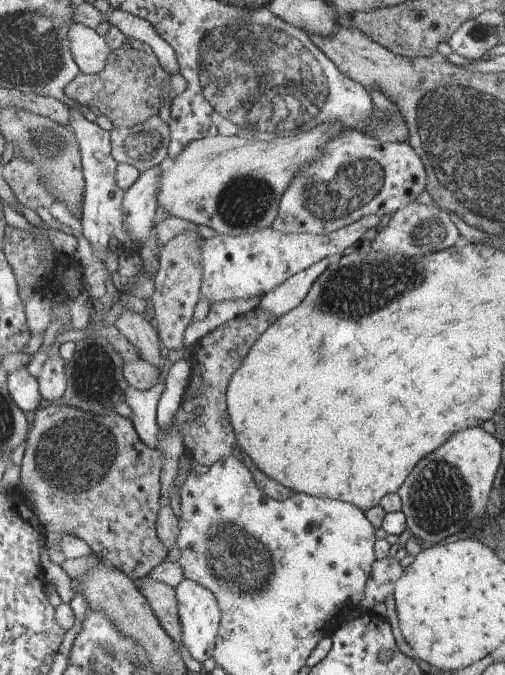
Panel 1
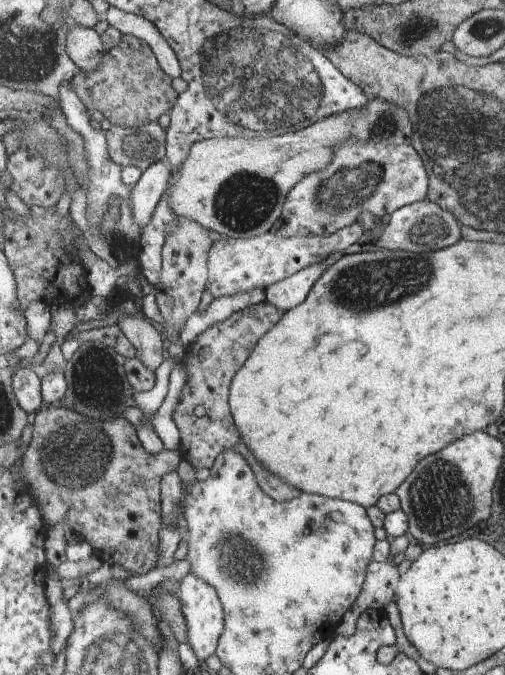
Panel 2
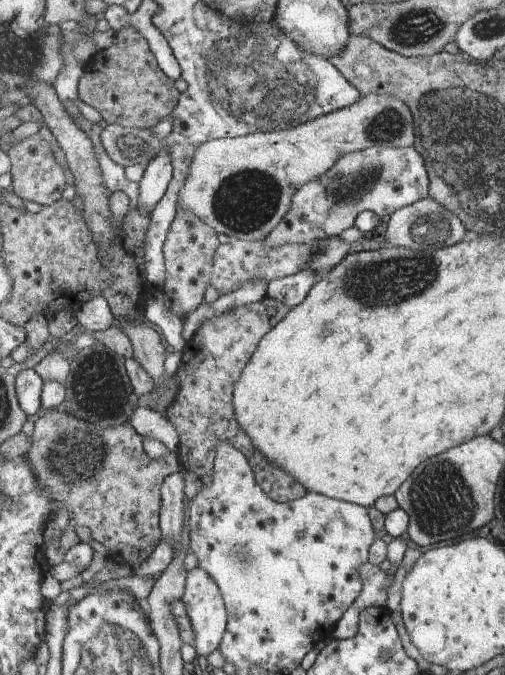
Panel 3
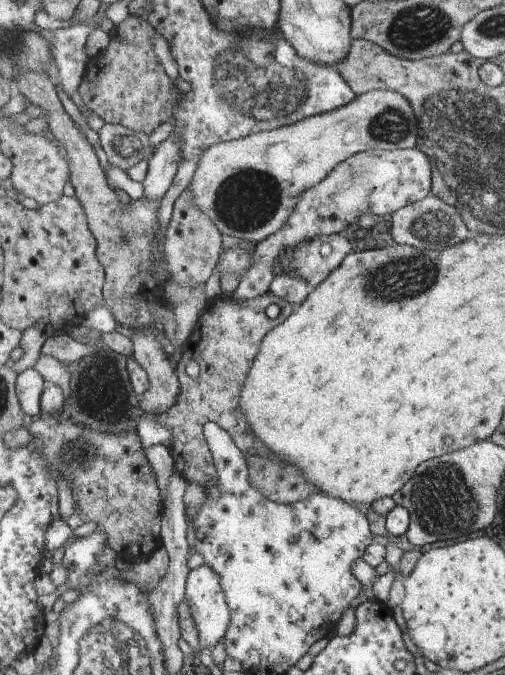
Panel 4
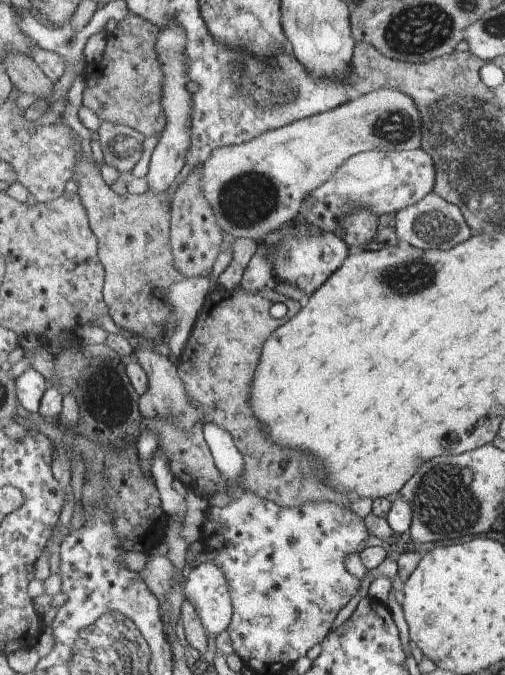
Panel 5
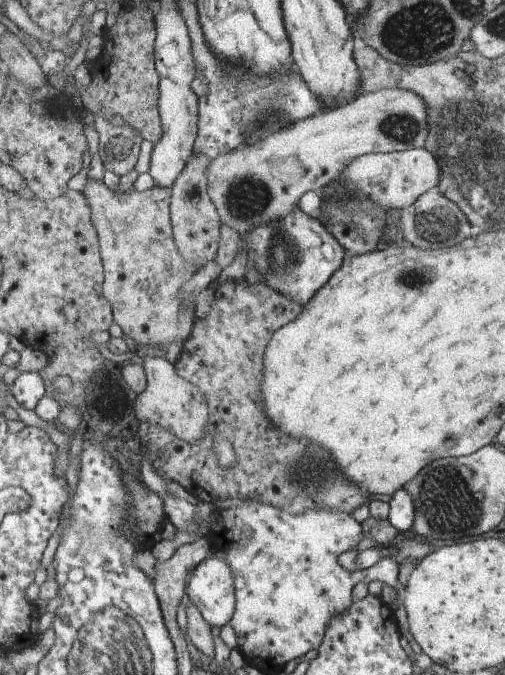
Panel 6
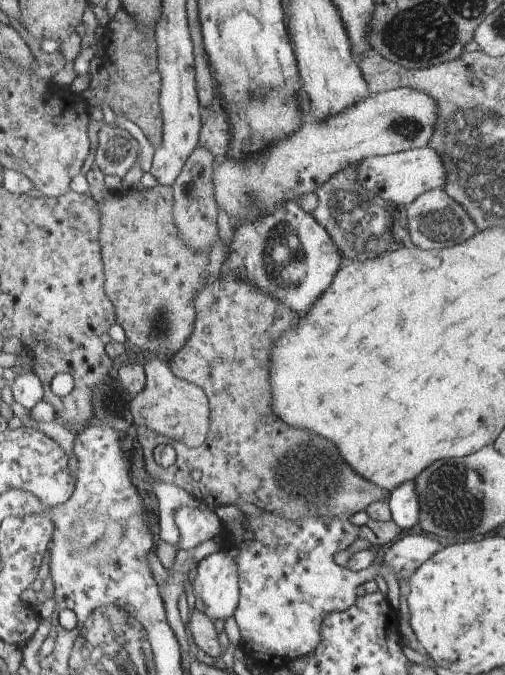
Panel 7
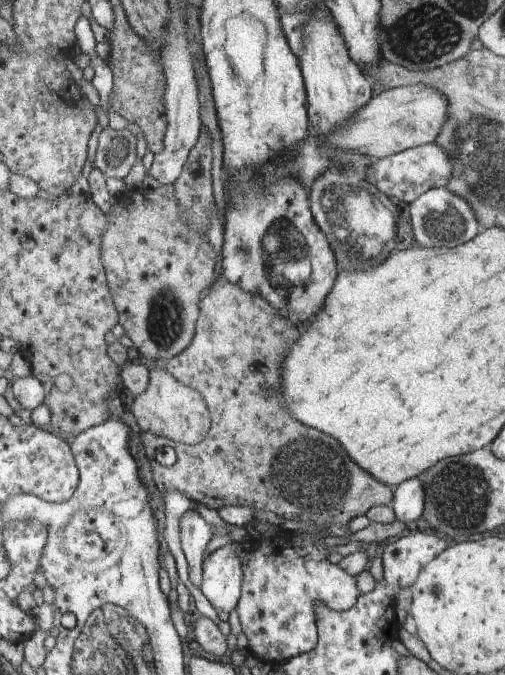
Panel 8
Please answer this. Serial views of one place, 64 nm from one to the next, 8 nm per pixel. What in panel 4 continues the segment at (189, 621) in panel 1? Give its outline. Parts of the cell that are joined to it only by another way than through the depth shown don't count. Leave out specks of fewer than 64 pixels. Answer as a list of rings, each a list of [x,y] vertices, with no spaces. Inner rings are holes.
[[[200,563],[190,569],[186,586],[186,600],[190,601],[199,628],[201,648],[215,648],[230,630],[232,614],[222,586],[222,577],[211,566]]]

